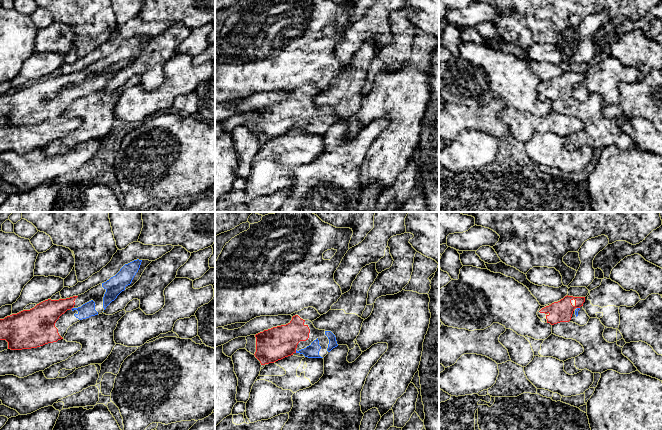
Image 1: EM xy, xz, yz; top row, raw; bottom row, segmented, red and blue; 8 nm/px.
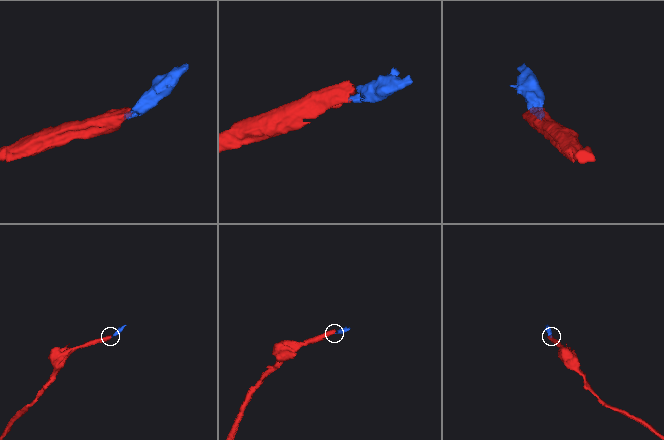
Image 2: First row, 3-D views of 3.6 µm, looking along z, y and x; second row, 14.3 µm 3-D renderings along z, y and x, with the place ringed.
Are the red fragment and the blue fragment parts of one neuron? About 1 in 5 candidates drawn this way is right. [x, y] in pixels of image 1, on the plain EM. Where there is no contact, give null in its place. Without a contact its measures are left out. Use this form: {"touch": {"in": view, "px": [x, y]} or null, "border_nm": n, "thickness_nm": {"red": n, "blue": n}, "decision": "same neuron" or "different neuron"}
{"touch": {"in": "xz", "px": [295, 127]}, "border_nm": 30, "thickness_nm": {"red": 260, "blue": 110}, "decision": "same neuron"}

